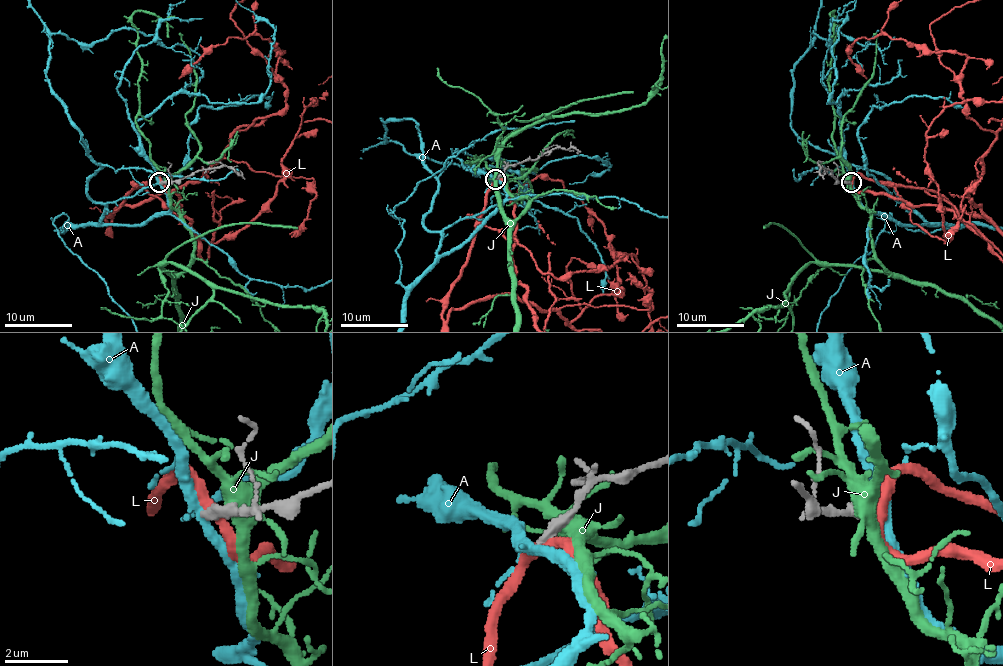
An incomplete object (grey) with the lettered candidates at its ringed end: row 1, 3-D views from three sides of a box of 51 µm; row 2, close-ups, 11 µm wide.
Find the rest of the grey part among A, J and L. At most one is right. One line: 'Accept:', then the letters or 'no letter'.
Accept: no letter

